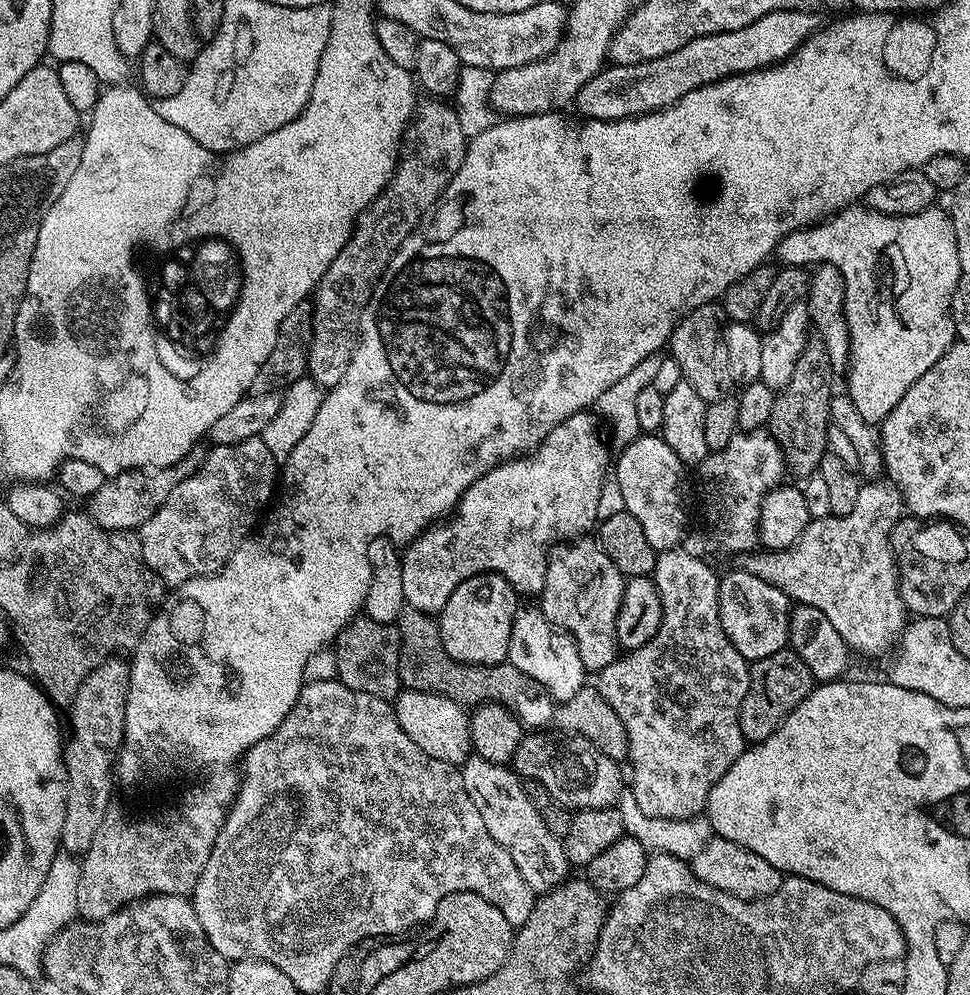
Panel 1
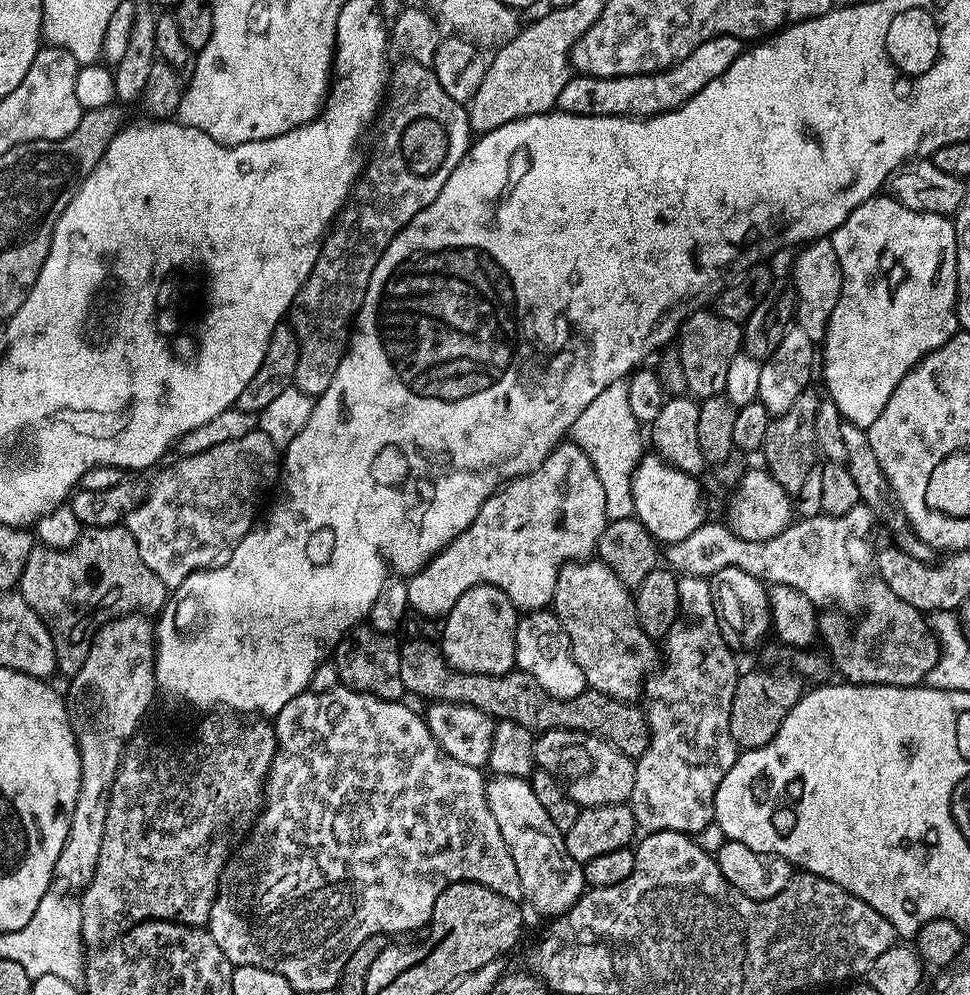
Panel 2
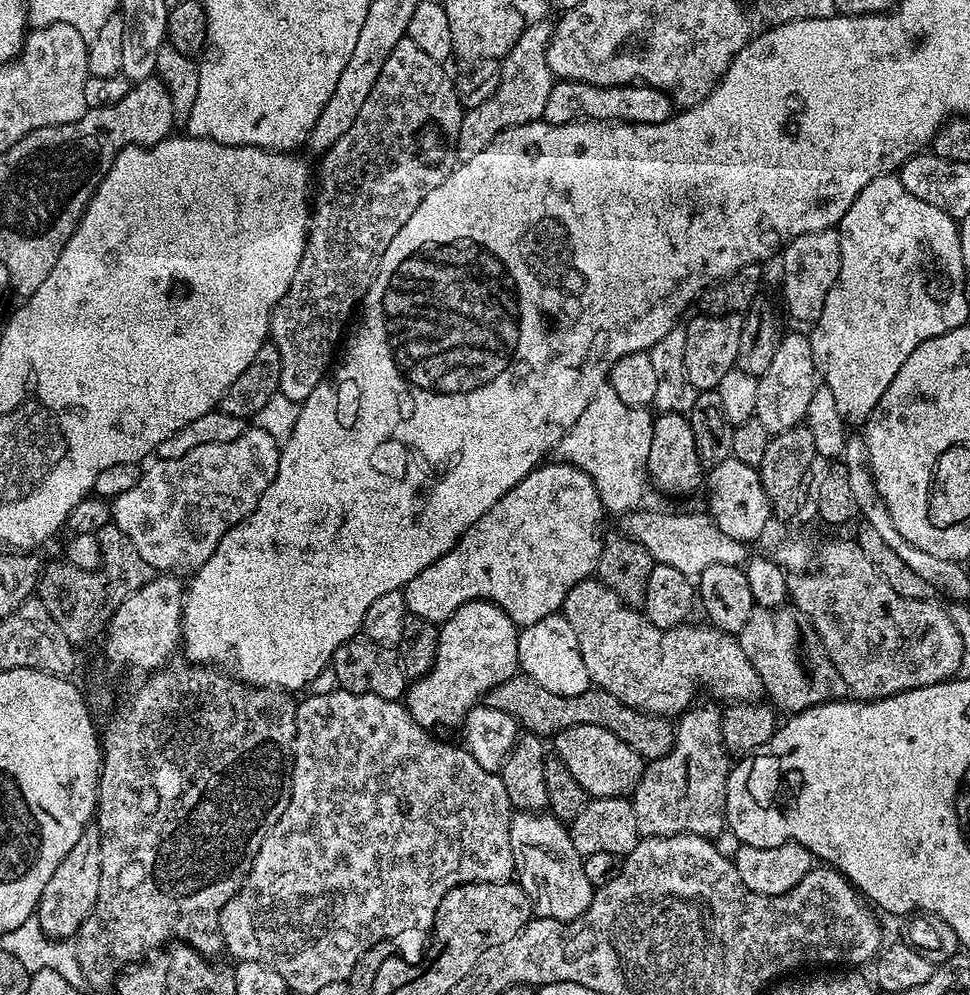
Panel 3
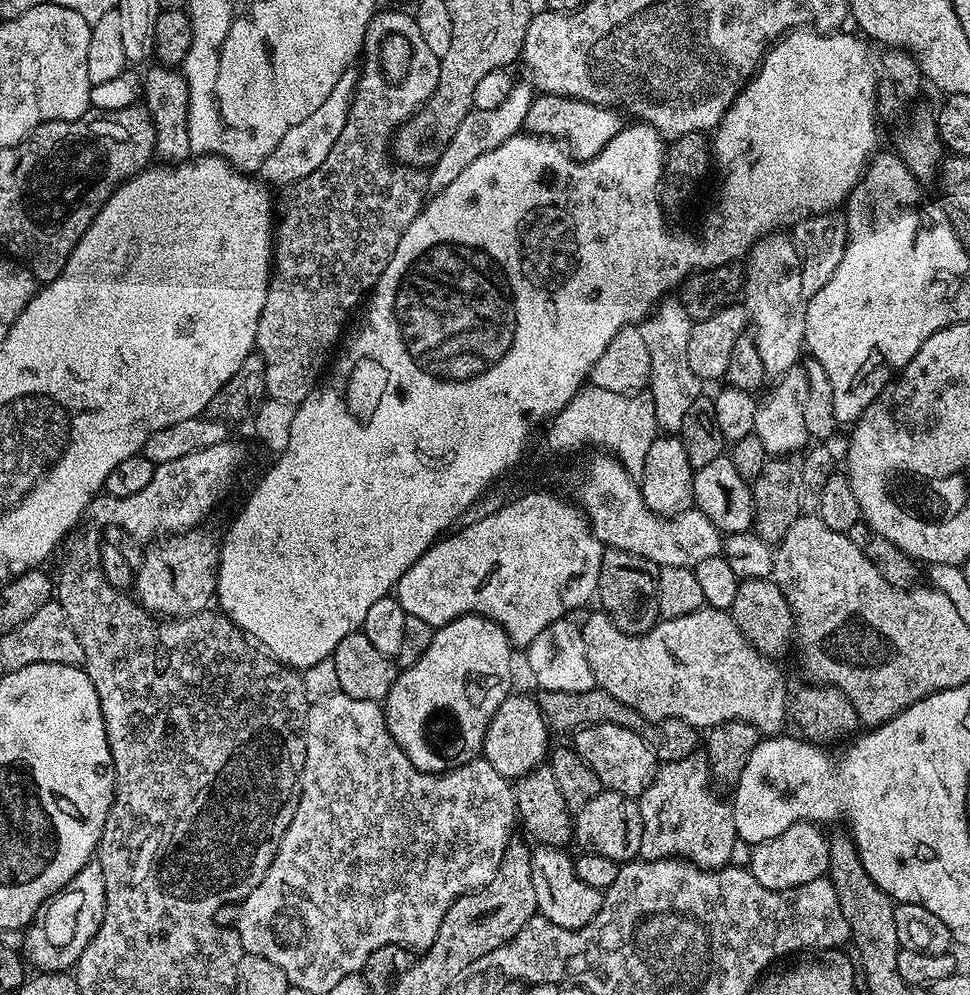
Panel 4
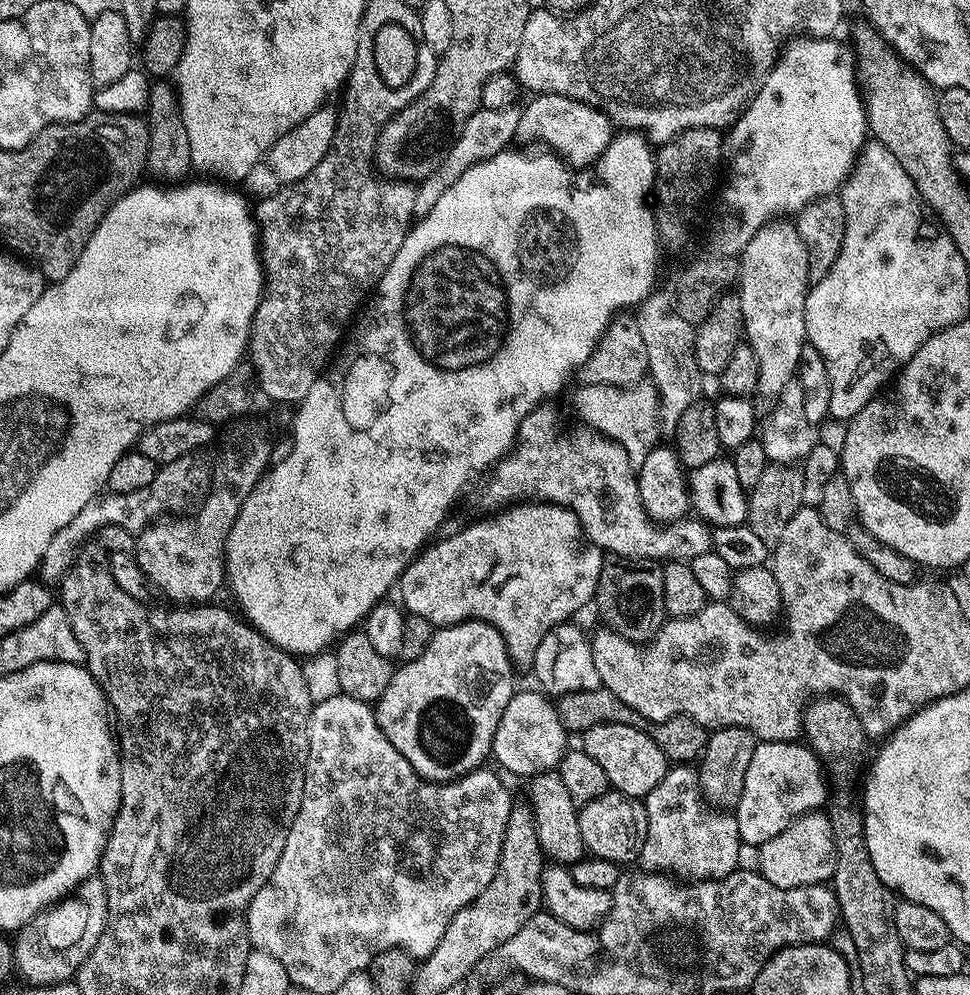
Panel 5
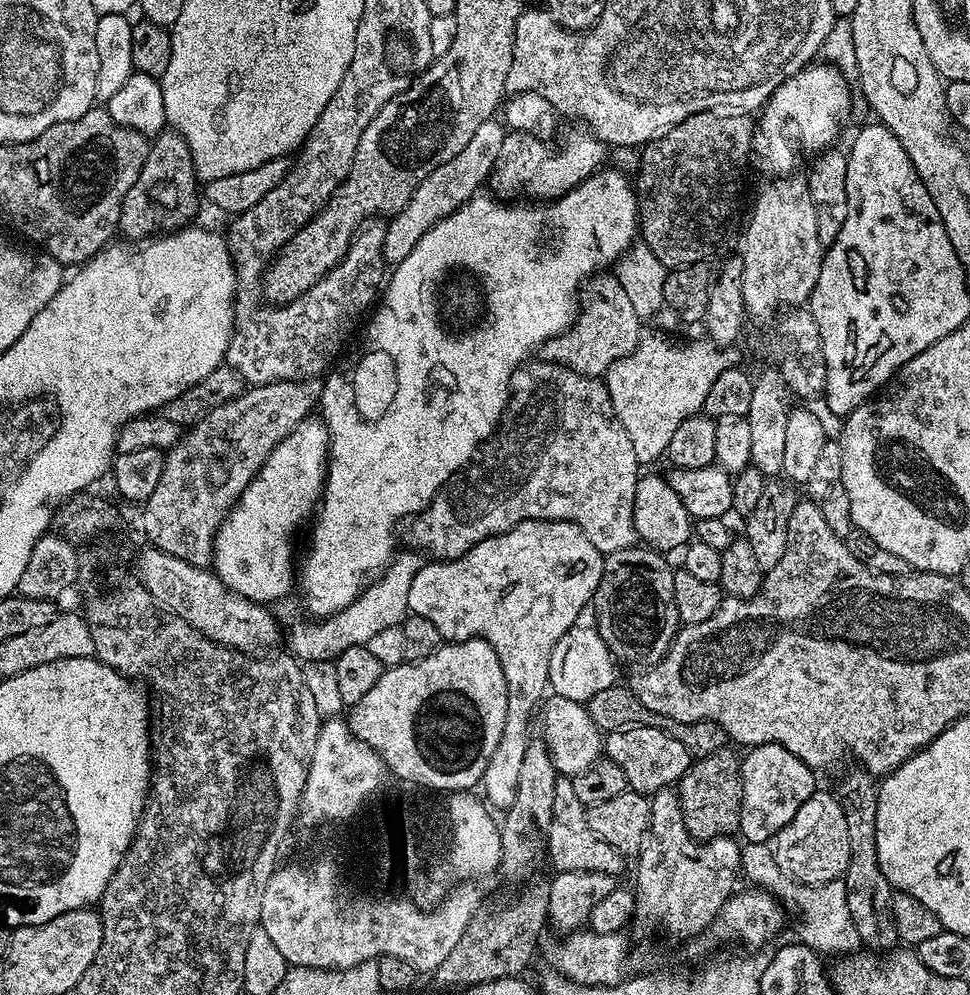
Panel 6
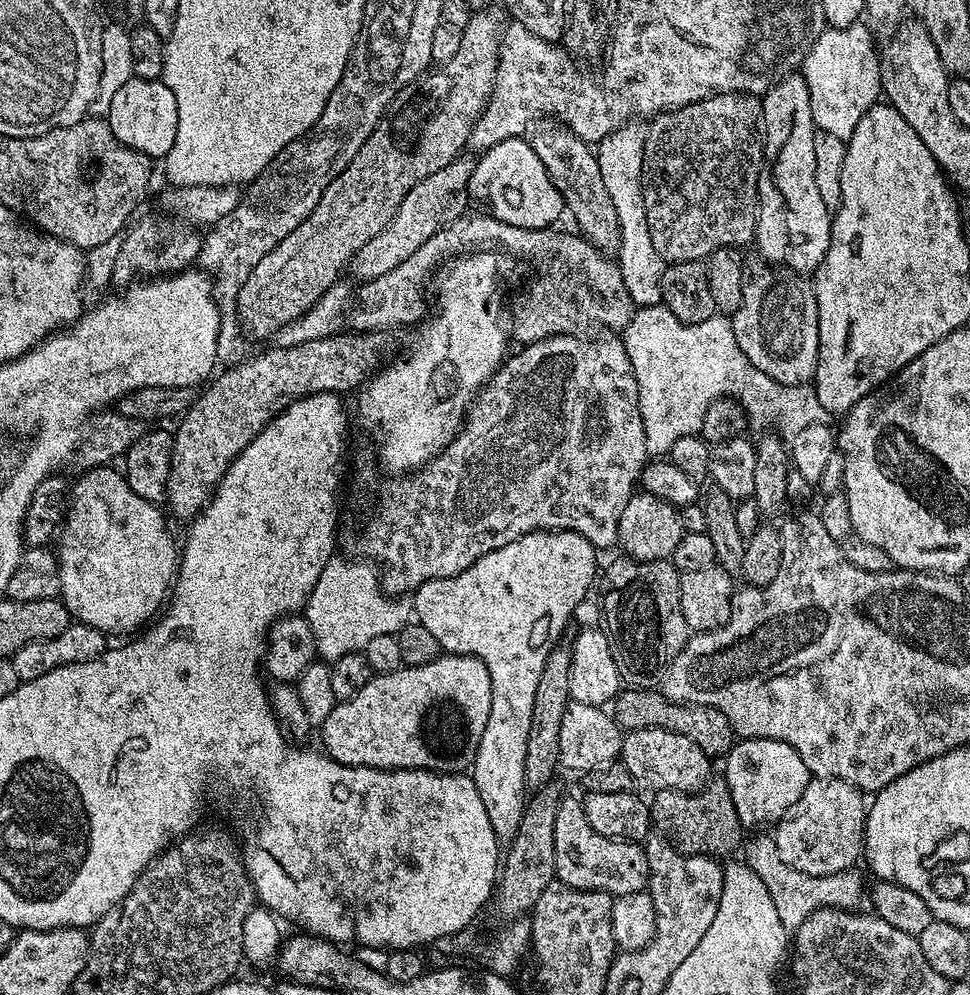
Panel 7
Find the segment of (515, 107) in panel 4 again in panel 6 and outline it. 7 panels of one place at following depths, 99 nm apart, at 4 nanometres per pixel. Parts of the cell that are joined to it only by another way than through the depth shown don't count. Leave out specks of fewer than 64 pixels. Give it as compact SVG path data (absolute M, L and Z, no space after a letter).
M493 118L482 122L478 126L478 131L470 137L470 142L466 142L466 147L459 154L454 154L450 162L442 162L430 178L414 190L410 202L396 216L391 217L387 223L388 233L384 239L384 258L389 265L400 264L404 258L416 246L424 234L433 226L444 220L451 212L457 212L471 196L477 195L480 188L489 183L494 166L498 162L498 154L502 154L502 142L506 135L506 128L499 119Z

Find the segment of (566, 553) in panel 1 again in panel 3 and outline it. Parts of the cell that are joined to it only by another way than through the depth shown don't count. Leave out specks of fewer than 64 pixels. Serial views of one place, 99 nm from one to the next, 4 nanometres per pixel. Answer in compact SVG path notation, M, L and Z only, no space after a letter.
M596 578L578 582L578 586L574 586L570 594L566 594L562 615L570 622L574 635L578 638L578 650L582 650L582 662L586 662L592 684L614 694L614 698L639 712L651 712L653 716L665 718L679 717L680 713L693 707L699 684L708 688L710 695L717 696L712 697L717 701L756 702L765 695L762 678L758 678L758 670L750 666L750 658L742 654L739 639L733 633L712 627L711 623L685 622L676 628L659 628L637 609L624 604L622 598L614 594L614 590L610 590Z

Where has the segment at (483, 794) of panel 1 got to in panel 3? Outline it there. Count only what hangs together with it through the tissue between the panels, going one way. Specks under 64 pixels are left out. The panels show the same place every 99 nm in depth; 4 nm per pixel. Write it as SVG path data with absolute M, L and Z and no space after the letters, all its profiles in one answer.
M513 811L510 822L510 850L514 854L515 879L532 901L533 913L538 917L550 917L556 921L572 921L587 910L592 901L593 886L586 879L586 870L578 850L574 850L572 833L551 814Z

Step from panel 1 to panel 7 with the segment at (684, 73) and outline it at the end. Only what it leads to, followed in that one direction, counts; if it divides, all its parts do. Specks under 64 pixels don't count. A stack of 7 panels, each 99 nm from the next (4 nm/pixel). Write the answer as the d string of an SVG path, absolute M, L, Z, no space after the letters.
M515 136L498 146L483 149L479 153L468 187L469 197L485 204L495 220L519 228L552 228L555 220L565 215L564 199L554 186L546 166L542 166L538 154L534 154L527 139Z

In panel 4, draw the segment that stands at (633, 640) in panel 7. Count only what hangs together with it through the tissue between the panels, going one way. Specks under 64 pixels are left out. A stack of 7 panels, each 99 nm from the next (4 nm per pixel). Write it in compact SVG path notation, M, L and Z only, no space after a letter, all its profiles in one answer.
M605 547L598 574L596 596L598 601L600 600L599 607L607 612L614 626L618 626L618 630L631 636L640 636L644 632L649 632L661 619L656 589L657 571L657 565L638 554Z

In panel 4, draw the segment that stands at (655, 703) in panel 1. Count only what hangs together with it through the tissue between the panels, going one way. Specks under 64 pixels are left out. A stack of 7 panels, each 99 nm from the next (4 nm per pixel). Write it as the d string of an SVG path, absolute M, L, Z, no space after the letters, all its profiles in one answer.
M703 751L691 752L686 758L675 760L669 764L661 763L656 770L654 782L639 798L642 814L642 846L639 859L665 860L667 858L685 858L697 864L699 868L722 868L729 863L730 850L738 838L734 826L734 814L731 803L723 800L712 789L714 777L708 764L707 755Z

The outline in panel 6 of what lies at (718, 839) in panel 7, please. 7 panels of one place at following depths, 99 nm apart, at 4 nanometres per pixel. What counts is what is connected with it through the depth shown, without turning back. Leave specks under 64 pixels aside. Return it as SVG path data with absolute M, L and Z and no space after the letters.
M731 747L714 750L714 754L701 756L686 770L678 785L678 795L682 806L682 818L686 822L686 830L696 840L713 840L719 836L735 837L740 830L740 815L742 814L742 778L740 777L739 755L731 752Z

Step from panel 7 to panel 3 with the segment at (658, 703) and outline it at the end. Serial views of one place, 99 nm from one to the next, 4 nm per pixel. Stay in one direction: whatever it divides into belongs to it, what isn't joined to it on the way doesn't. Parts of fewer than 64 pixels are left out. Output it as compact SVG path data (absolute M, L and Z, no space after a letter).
M517 674L506 682L494 686L486 697L487 707L494 710L504 710L516 719L521 729L541 738L555 737L557 732L570 726L602 726L610 730L610 734L618 734L626 746L633 748L645 761L651 762L662 758L674 746L676 730L671 719L663 716L653 716L651 712L639 712L622 703L614 694L595 686L589 686L586 691L577 696L550 694L550 690L538 686L534 678Z

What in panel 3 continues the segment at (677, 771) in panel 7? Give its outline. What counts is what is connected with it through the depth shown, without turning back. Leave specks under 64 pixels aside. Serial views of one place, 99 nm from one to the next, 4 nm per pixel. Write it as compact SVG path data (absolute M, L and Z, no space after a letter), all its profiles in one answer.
M570 726L566 730L557 732L554 737L554 754L574 774L574 779L582 786L582 790L589 797L601 796L627 797L635 789L636 783L643 774L646 761L639 756L618 734L610 734L602 726Z

